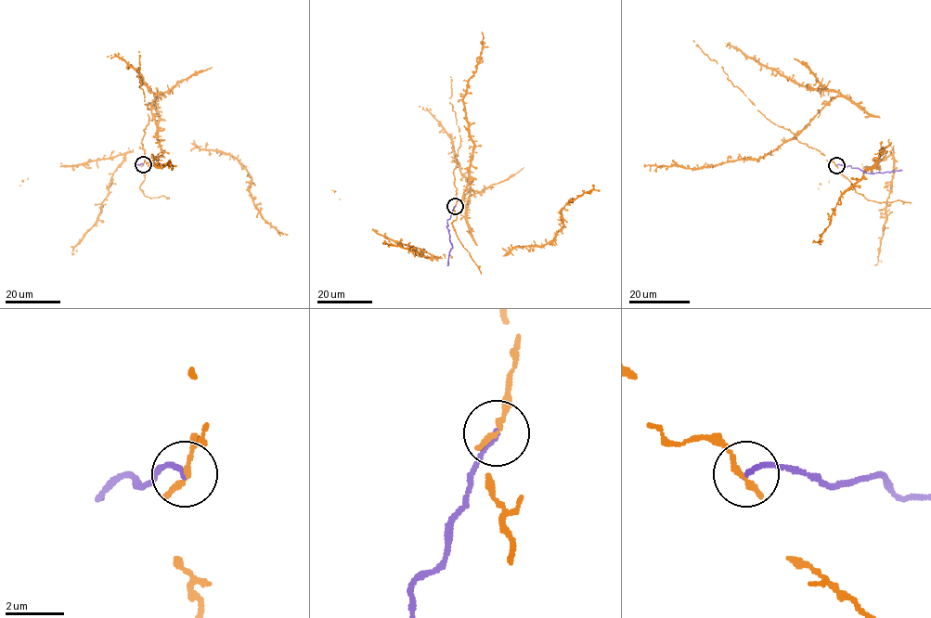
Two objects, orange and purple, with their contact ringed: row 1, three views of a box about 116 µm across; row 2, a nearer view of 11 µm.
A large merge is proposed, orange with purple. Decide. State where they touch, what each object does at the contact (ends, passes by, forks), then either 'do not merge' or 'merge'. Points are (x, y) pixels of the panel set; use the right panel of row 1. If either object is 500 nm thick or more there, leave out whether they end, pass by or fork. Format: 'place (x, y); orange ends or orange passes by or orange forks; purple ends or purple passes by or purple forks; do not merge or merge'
place (836, 165); orange ends; purple ends; do not merge

